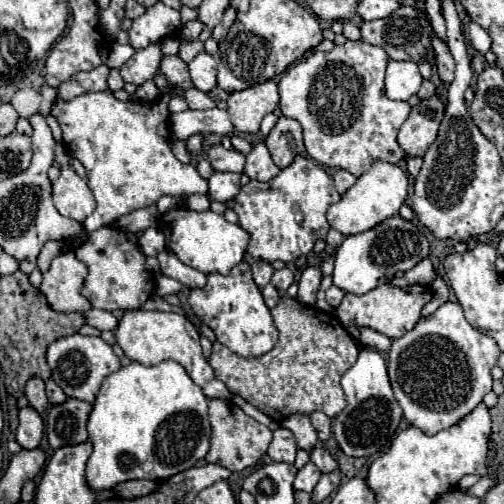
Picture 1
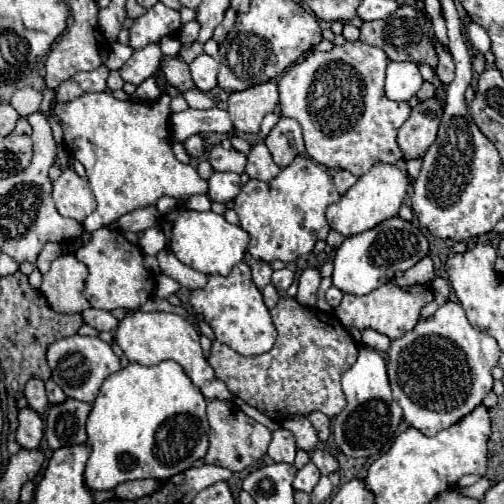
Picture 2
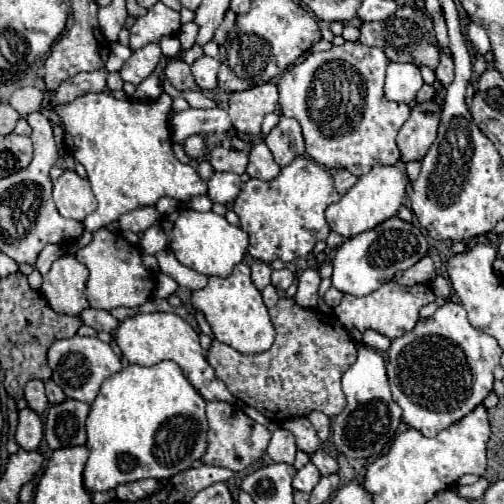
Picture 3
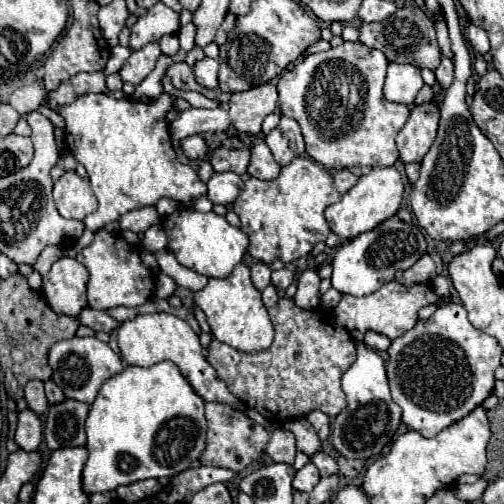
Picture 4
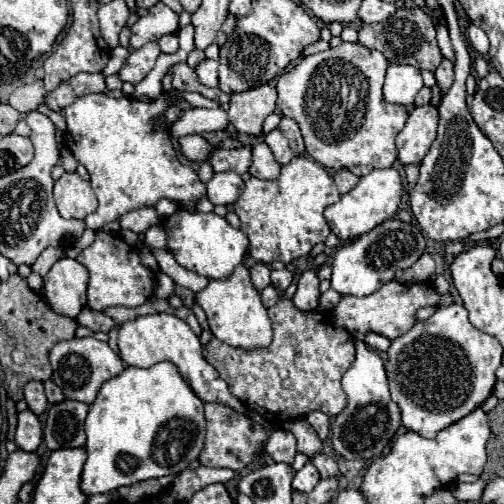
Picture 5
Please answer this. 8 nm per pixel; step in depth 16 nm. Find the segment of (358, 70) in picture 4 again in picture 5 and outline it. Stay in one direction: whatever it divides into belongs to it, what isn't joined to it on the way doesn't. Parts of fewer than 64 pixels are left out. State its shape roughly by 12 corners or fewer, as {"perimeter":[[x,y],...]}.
{"perimeter":[[344,42],[276,84],[306,152],[356,176],[390,168],[406,108],[388,62]]}

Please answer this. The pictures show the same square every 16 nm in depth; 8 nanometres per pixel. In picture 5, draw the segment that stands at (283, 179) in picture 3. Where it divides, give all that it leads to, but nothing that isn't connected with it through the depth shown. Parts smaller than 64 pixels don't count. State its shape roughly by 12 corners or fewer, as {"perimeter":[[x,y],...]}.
{"perimeter":[[296,156],[276,180],[250,178],[234,204],[264,264],[308,256],[340,192]]}

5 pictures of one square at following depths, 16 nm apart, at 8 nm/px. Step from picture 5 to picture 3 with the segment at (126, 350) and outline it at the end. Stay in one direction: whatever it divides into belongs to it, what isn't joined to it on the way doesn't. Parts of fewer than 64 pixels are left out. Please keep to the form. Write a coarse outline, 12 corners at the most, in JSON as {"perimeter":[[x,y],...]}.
{"perimeter":[[136,314],[116,330],[128,364],[172,360],[212,400],[242,406],[180,316]]}

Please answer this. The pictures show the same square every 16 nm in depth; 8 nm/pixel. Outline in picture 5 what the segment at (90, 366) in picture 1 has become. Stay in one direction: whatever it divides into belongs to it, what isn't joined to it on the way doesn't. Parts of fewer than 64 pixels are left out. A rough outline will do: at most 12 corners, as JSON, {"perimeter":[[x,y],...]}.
{"perimeter":[[96,338],[58,342],[52,380],[68,400],[92,404],[124,370]]}

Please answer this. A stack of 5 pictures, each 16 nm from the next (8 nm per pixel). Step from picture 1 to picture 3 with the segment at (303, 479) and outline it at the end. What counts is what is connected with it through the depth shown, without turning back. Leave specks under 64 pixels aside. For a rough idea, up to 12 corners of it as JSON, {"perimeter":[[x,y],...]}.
{"perimeter":[[312,462],[296,472],[294,490],[312,492],[320,472]]}

